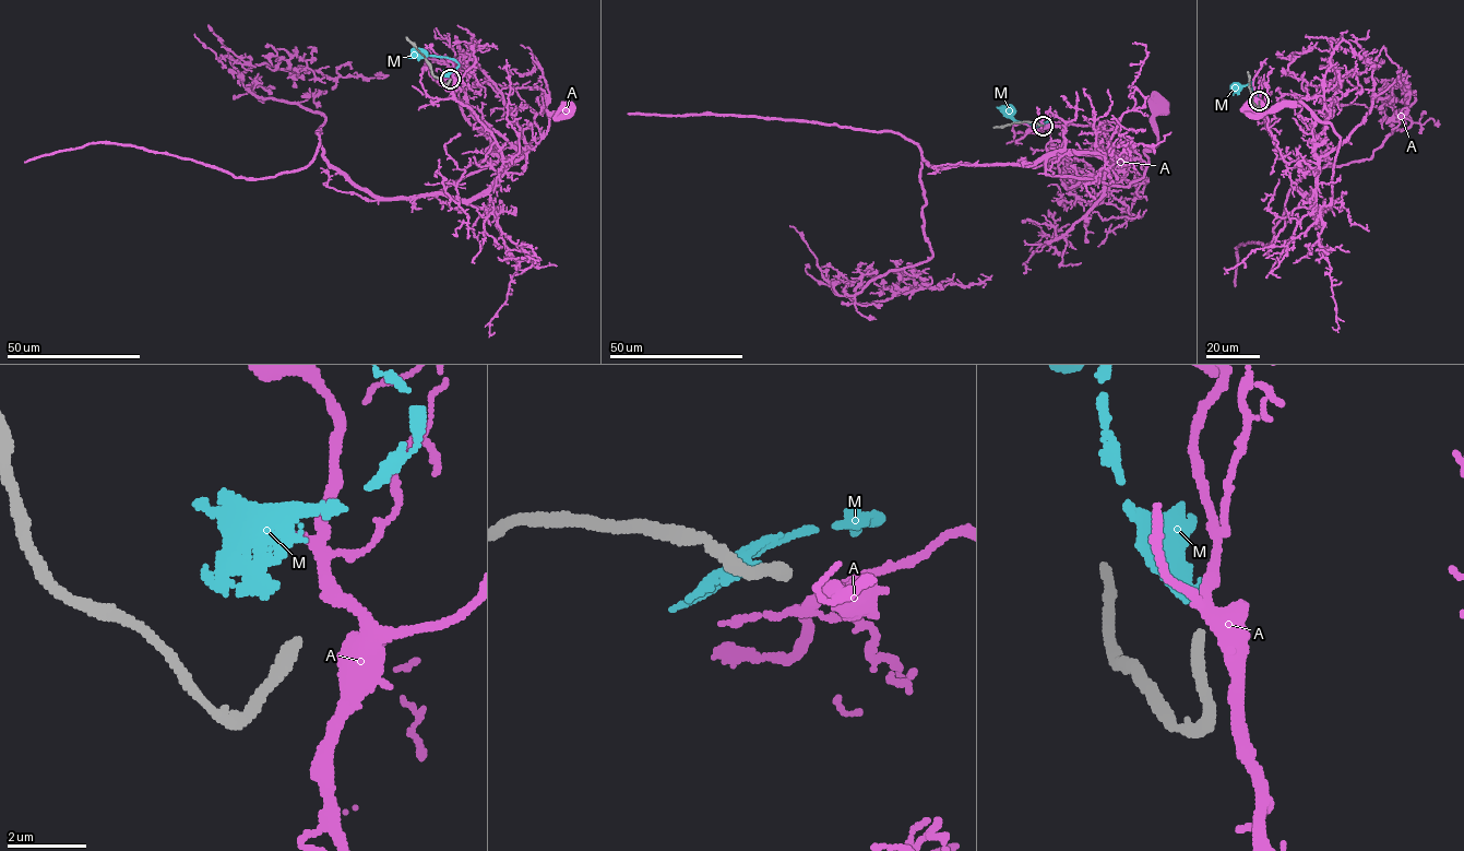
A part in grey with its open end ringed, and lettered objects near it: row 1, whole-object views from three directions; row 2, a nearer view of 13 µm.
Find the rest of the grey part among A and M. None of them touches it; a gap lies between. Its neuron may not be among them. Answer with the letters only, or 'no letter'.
no letter

